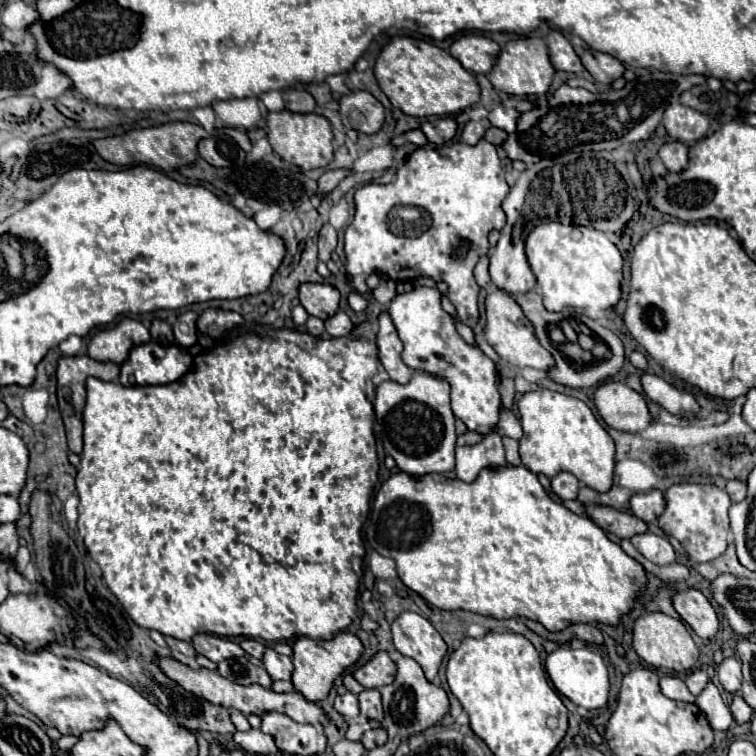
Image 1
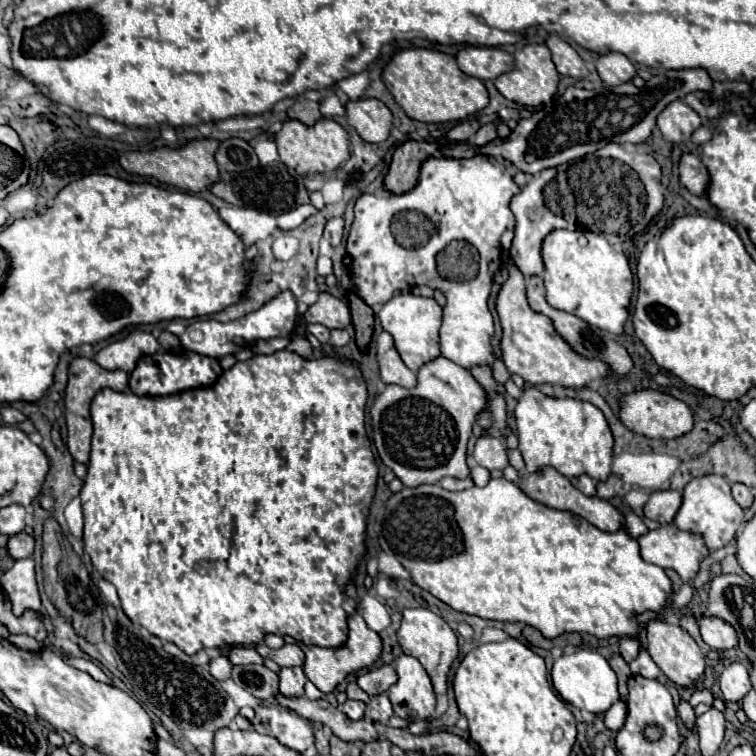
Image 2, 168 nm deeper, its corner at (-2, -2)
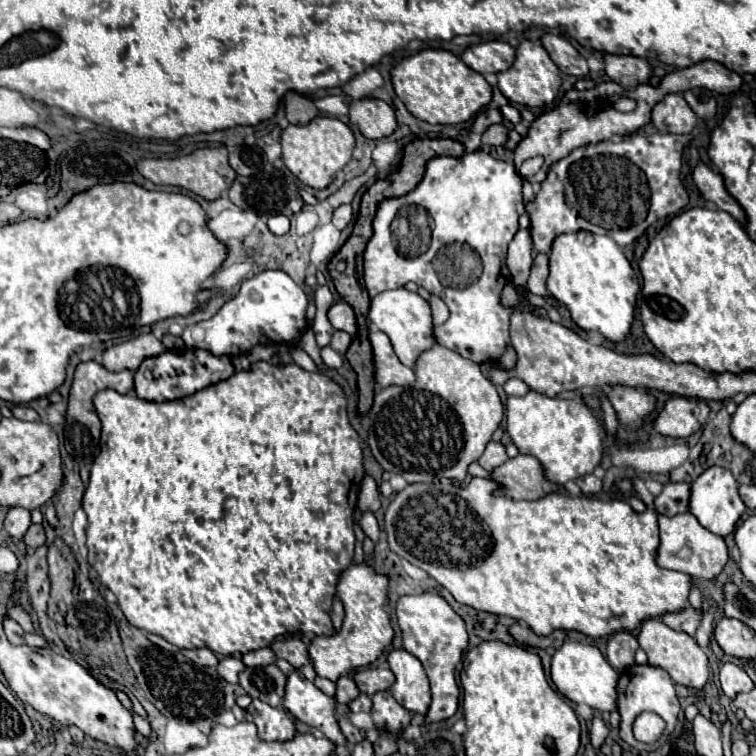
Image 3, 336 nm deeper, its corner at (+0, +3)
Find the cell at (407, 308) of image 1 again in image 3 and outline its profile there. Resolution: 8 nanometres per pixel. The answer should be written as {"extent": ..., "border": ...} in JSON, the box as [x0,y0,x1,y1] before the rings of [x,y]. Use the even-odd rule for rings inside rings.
{"extent":[368,289,434,367],"border":[[[406,289],[384,291],[382,295],[376,295],[370,301],[368,317],[380,331],[384,331],[390,337],[396,357],[408,367],[414,367],[414,361],[418,359],[418,355],[434,345],[432,311],[430,311],[428,301],[422,299],[418,293],[412,293]]]}

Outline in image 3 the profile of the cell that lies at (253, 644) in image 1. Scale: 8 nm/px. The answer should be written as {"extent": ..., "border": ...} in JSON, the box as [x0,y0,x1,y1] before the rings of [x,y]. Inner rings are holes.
{"extent":[270,639,310,669],"border":[[[286,639],[286,641],[274,641],[270,649],[276,653],[278,659],[286,659],[294,669],[300,669],[302,665],[310,663],[308,649],[300,639]]]}

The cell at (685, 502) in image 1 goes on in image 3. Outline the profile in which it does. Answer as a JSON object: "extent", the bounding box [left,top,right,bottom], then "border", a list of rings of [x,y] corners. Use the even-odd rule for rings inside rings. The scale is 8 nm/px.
{"extent":[688,467,746,537],"border":[[[708,467],[692,485],[690,485],[690,509],[688,509],[706,529],[718,537],[726,537],[736,529],[736,521],[746,511],[738,495],[738,483],[732,473],[724,467]]]}

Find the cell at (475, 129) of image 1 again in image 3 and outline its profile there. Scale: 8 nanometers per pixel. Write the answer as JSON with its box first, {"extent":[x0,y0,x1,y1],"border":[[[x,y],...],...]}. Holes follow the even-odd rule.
{"extent":[482,123,508,145],"border":[[[498,123],[498,125],[490,125],[484,133],[482,133],[482,143],[486,145],[504,145],[506,143],[506,135],[508,135],[508,127]]]}

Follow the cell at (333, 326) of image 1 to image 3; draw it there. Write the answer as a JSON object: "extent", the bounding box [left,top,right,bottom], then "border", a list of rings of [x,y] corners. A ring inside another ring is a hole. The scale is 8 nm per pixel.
{"extent":[330,331,352,353],"border":[[[334,331],[334,333],[332,333],[330,347],[332,347],[334,351],[338,351],[338,353],[346,353],[350,341],[352,341],[352,337],[350,337],[346,331]]]}

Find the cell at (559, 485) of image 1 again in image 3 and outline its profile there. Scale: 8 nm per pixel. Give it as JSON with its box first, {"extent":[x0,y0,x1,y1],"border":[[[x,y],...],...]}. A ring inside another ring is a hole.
{"extent":[576,475,602,495],"border":[[[582,475],[576,479],[576,485],[584,495],[594,495],[602,491],[602,481],[596,475]]]}

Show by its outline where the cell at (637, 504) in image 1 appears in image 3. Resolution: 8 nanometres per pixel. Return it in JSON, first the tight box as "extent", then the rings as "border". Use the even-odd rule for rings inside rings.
{"extent":[654,483,690,515],"border":[[[666,483],[662,493],[656,495],[654,507],[658,515],[678,515],[688,511],[690,485],[688,483]]]}

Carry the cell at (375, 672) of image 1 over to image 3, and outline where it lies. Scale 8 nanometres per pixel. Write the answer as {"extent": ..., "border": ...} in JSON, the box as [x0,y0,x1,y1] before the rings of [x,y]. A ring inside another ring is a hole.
{"extent":[354,667,394,695],"border":[[[372,667],[372,669],[360,669],[354,673],[354,681],[358,689],[366,695],[374,695],[378,691],[388,689],[394,683],[394,673],[388,667]]]}

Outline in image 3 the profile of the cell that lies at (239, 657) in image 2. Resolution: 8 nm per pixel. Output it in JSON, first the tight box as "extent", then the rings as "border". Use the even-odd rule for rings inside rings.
{"extent":[240,647,276,667],"border":[[[270,647],[244,653],[244,655],[240,655],[240,659],[244,661],[246,667],[262,667],[262,665],[270,665],[270,663],[276,661],[276,657],[274,657],[274,653],[272,653]]]}

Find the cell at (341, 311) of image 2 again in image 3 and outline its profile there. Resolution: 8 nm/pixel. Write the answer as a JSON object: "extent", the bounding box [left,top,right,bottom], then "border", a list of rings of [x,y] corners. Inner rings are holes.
{"extent":[328,301,356,337],"border":[[[336,301],[332,303],[332,307],[328,309],[328,319],[330,319],[330,325],[334,329],[340,329],[340,331],[346,331],[350,333],[352,337],[356,335],[356,315],[352,311],[352,307],[344,301]]]}

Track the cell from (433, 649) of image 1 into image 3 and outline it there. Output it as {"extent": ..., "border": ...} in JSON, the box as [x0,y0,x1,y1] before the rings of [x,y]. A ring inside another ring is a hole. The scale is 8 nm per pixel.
{"extent":[396,593,468,724],"border":[[[436,593],[400,597],[400,601],[396,603],[396,619],[398,619],[398,627],[402,631],[404,649],[420,659],[420,663],[430,679],[432,701],[430,701],[428,713],[424,715],[424,721],[429,724],[452,717],[458,709],[458,695],[460,695],[454,671],[468,645],[468,633],[466,633],[464,621]]]}

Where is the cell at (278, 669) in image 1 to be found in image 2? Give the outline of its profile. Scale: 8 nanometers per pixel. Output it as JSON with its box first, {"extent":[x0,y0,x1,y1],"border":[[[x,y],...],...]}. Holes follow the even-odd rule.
{"extent":[280,668,308,698],"border":[[[282,668],[280,670],[280,692],[286,698],[304,696],[304,682],[308,680],[302,668]]]}

